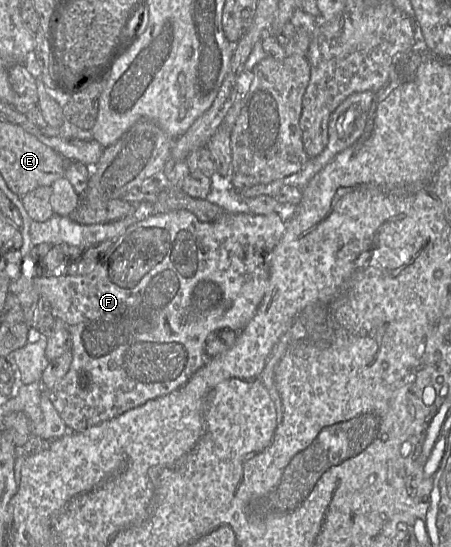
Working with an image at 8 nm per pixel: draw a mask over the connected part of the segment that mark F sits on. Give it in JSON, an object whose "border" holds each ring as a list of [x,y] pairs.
{"border":[[[173,210],[168,212],[162,212],[162,213],[151,215],[148,218],[136,222],[132,224],[130,227],[128,227],[127,230],[121,236],[119,236],[116,240],[114,240],[113,244],[111,245],[105,256],[98,262],[94,270],[89,274],[86,275],[65,274],[61,276],[43,275],[43,276],[36,276],[35,278],[33,278],[32,280],[33,286],[39,293],[39,296],[44,297],[49,301],[51,305],[52,315],[55,318],[60,318],[66,324],[67,329],[70,332],[72,338],[71,351],[73,358],[70,368],[66,373],[66,375],[62,379],[60,379],[51,390],[44,391],[41,394],[40,407],[42,410],[42,420],[37,425],[31,424],[31,434],[34,437],[44,441],[52,441],[54,439],[63,437],[68,432],[83,432],[89,428],[98,426],[106,421],[115,419],[116,417],[122,415],[123,413],[131,409],[137,408],[149,401],[171,394],[176,390],[178,390],[179,388],[181,388],[182,386],[184,386],[197,372],[199,372],[207,364],[208,357],[205,353],[205,345],[207,339],[210,336],[221,330],[234,330],[239,332],[243,330],[255,316],[258,307],[264,298],[266,289],[268,287],[269,275],[270,275],[269,266],[270,266],[272,253],[276,248],[276,246],[281,241],[285,233],[285,230],[286,230],[286,224],[277,213],[258,215],[258,214],[238,214],[238,213],[225,212],[219,218],[217,218],[212,222],[203,222],[200,221],[193,213],[186,210]]]}

